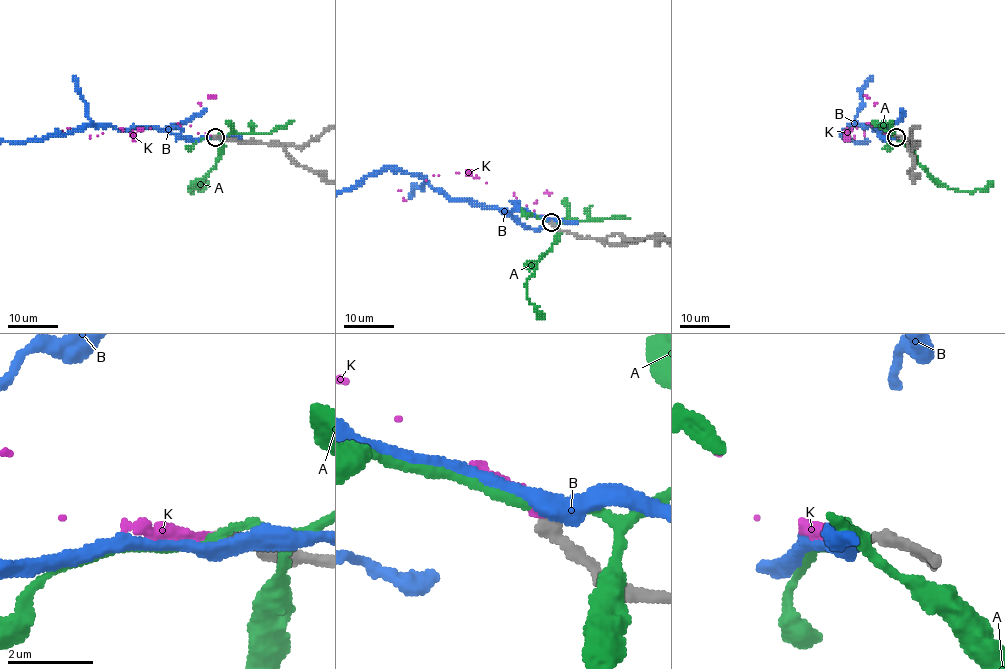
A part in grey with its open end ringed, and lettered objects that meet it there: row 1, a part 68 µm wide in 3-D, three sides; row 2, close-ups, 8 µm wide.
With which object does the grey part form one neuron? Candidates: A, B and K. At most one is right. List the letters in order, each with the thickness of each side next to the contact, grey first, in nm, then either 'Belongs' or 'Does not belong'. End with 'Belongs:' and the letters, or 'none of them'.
A: Thickness 320 nm (grey) against 180 nm. Does not belong
B: Thickness 340 nm (grey) against 400 nm. Does not belong
K: Thickness 320 nm (grey) against 240 nm. Belongs
Belongs: K

